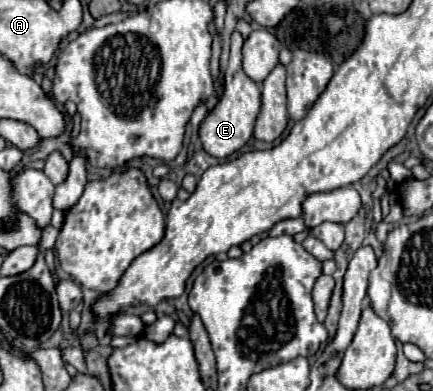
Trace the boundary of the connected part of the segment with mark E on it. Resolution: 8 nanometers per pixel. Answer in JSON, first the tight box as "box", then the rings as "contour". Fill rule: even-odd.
{"box":[200,34,260,158],"contour":[[[232,34],[232,50],[230,50],[230,62],[226,68],[226,90],[222,100],[216,104],[214,112],[206,116],[206,120],[200,126],[200,140],[204,150],[214,158],[226,158],[232,152],[240,150],[254,132],[254,122],[260,112],[260,86],[250,80],[242,70],[242,36]]]}

